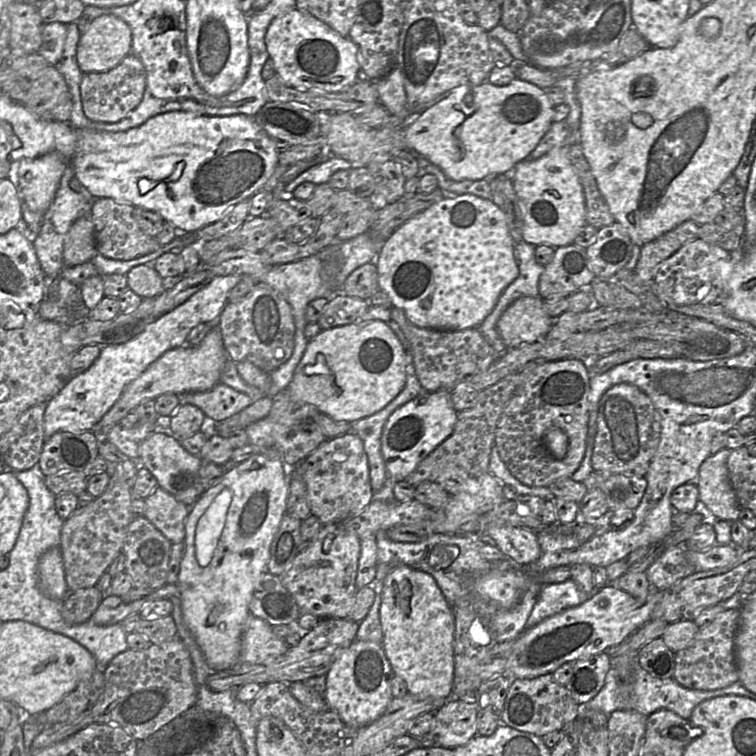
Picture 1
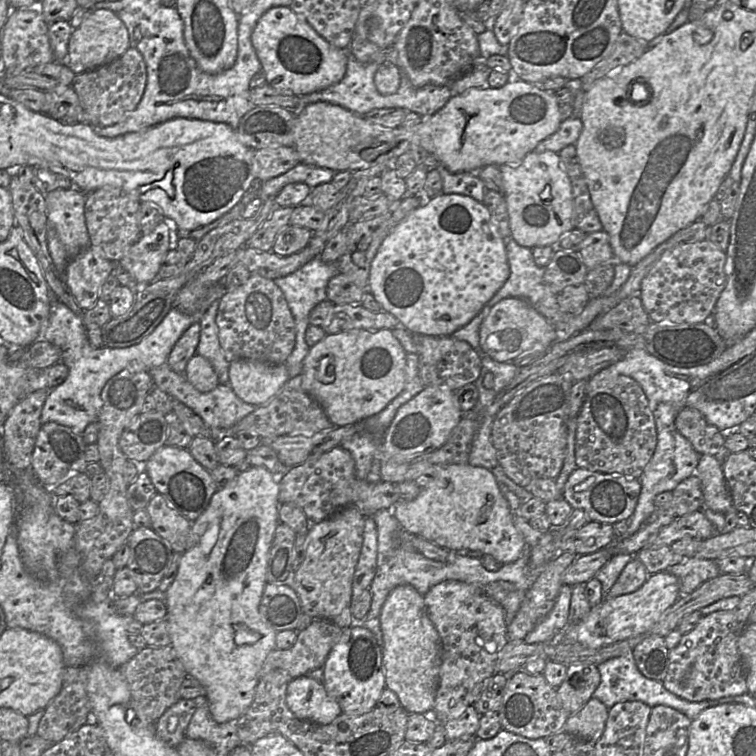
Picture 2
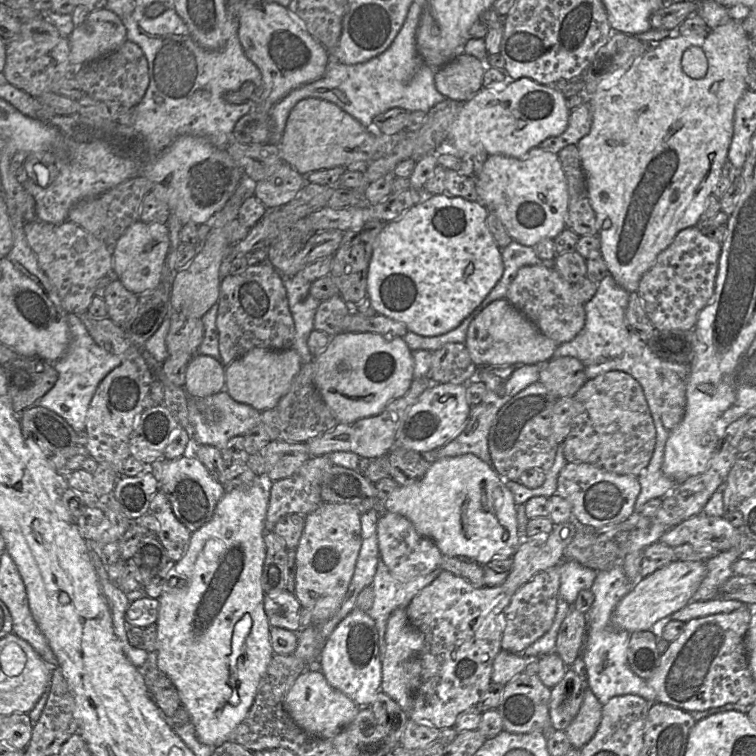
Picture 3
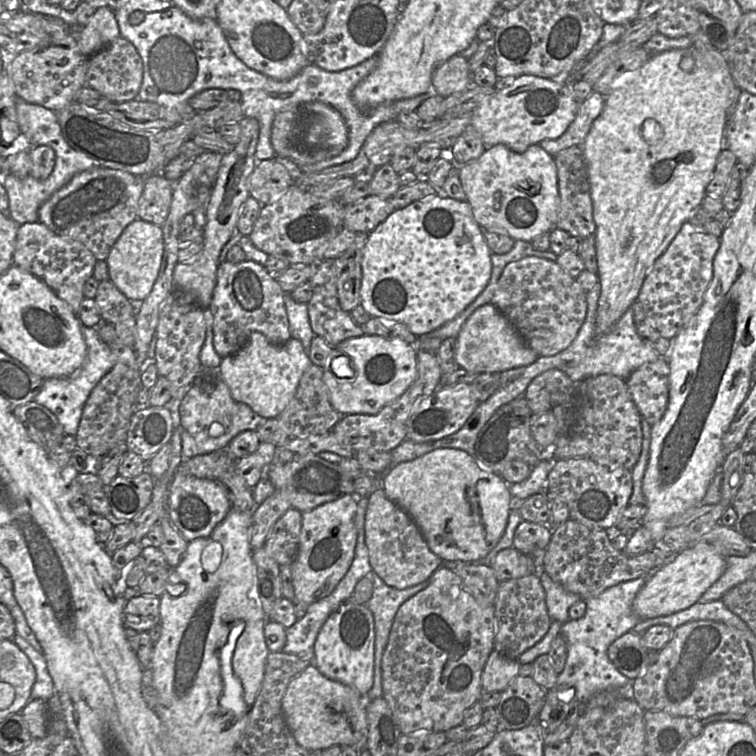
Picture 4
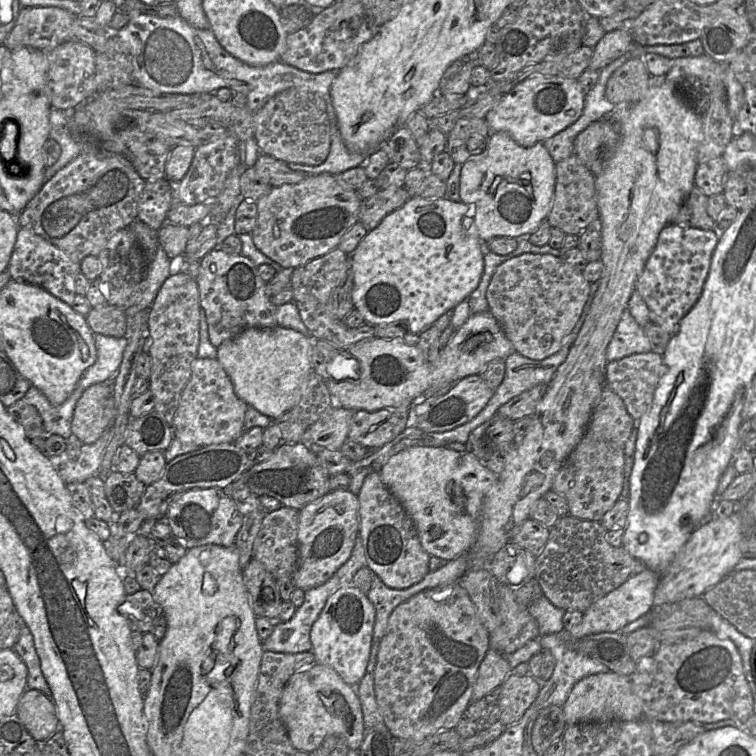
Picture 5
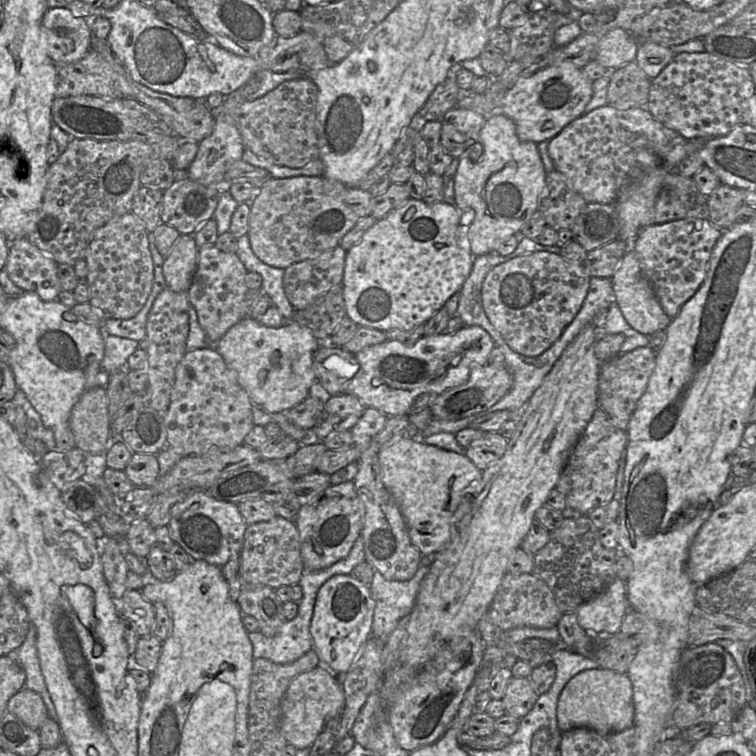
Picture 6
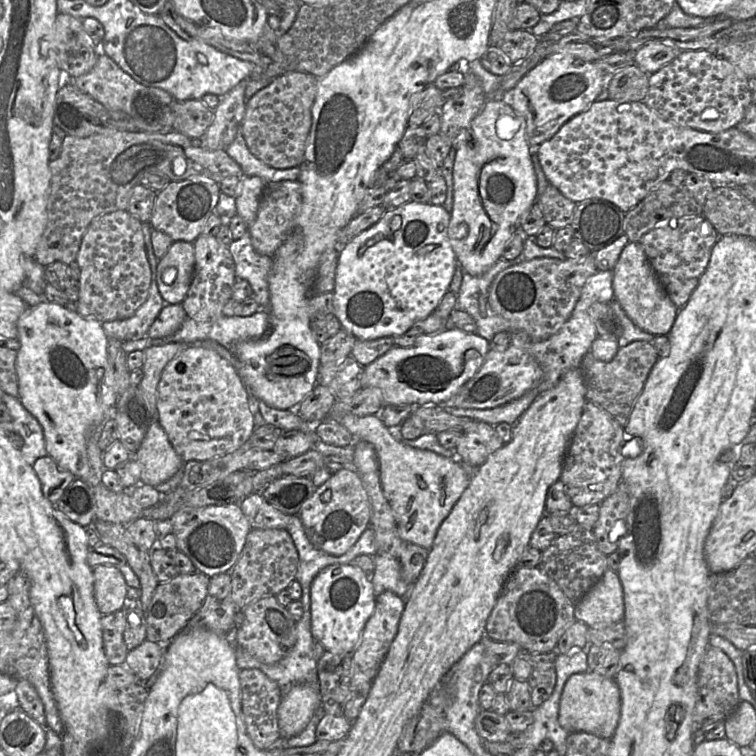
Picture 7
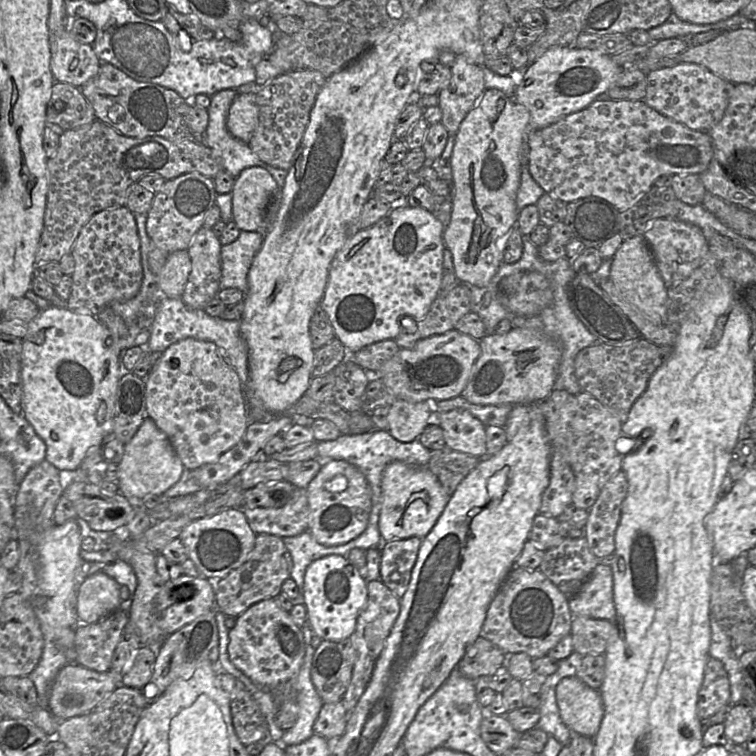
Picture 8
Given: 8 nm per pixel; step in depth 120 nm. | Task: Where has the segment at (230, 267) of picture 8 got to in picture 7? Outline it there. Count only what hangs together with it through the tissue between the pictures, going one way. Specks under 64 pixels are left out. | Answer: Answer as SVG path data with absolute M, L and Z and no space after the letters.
M249 231L228 246L235 262L237 279L247 280L253 290L253 296L260 309L269 308L268 278L273 266L273 258L261 255L252 246Z

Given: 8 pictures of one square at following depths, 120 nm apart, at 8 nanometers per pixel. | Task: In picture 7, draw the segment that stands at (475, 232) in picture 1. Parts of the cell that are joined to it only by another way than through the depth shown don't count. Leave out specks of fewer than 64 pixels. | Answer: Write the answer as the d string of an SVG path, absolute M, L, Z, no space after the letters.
M409 201L393 210L387 210L373 226L339 248L333 306L342 328L357 340L401 336L437 309L450 289L457 263L448 239L450 218L451 213L443 205Z

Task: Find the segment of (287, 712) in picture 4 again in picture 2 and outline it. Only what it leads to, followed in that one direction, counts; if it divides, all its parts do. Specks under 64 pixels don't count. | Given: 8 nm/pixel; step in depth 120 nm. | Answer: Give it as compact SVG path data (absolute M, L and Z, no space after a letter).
M308 676L291 679L285 702L298 719L319 725L330 724L342 713L339 704L327 694L323 683Z

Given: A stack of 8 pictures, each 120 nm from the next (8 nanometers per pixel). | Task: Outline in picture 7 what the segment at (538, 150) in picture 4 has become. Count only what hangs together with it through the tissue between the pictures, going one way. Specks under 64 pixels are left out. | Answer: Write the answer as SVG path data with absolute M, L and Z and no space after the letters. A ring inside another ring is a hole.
M487 100L481 112L473 119L473 143L456 150L453 166L453 206L448 226L448 239L454 250L456 260L464 273L478 276L487 271L498 260L506 244L526 220L532 205L537 202L537 178L526 140L525 119L503 100ZM465 223L467 236L455 238L455 230Z

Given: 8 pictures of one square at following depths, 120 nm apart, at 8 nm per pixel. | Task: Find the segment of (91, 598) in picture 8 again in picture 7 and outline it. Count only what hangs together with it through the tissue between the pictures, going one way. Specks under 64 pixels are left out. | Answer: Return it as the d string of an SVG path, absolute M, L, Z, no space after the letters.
M98 565L93 568L93 576L94 598L100 613L104 616L121 610L128 600L128 585L118 567Z

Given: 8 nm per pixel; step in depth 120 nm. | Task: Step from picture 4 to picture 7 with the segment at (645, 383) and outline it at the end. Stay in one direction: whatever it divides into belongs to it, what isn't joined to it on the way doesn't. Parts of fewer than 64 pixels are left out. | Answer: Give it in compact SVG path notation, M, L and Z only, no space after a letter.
M643 340L620 347L609 362L596 359L589 351L579 366L584 376L587 401L604 409L624 428L648 375L659 358L652 342Z

